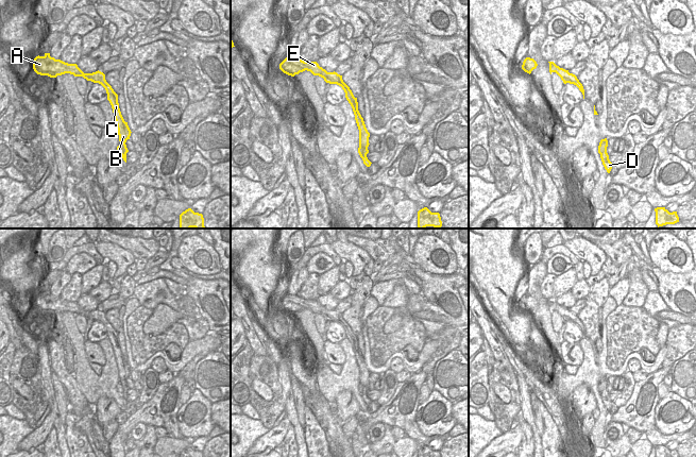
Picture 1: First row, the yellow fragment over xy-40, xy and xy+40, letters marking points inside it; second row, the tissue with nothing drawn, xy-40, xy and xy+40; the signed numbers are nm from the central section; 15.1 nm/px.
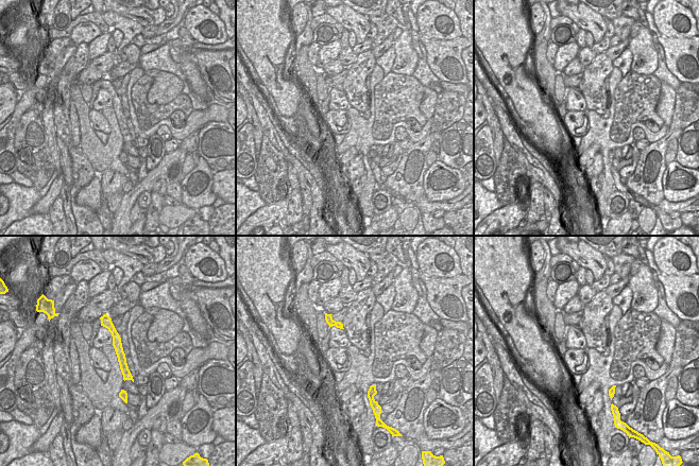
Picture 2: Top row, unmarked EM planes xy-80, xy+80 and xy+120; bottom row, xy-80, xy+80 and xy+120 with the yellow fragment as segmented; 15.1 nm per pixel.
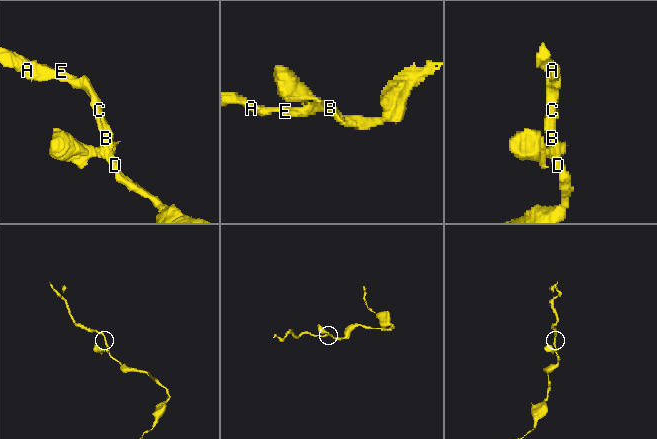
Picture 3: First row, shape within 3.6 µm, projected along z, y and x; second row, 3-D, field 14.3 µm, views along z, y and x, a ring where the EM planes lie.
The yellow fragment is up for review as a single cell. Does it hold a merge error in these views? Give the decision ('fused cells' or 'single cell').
single cell

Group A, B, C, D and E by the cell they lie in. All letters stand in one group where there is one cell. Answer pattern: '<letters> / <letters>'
A B C D E

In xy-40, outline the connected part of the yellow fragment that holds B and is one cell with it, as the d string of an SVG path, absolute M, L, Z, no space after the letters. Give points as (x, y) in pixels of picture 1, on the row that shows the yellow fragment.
M45 53L44 56L36 56L33 61L33 69L37 74L48 75L50 78L56 78L57 75L70 73L74 77L83 77L87 81L101 84L106 90L107 100L112 105L118 129L120 145L117 147L117 153L121 155L123 160L126 163L126 153L129 150L125 142L128 139L130 139L132 132L128 125L128 122L124 121L121 115L118 103L118 95L106 82L105 74L99 70L92 73L84 73L77 64L68 64L61 60L55 60L54 57L50 56L50 53Z

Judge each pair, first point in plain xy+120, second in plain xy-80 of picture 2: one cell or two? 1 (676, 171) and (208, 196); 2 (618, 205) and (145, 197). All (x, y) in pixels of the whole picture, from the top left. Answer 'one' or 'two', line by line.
1: one
2: one

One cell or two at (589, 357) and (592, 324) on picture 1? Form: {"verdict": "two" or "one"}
{"verdict": "two"}

